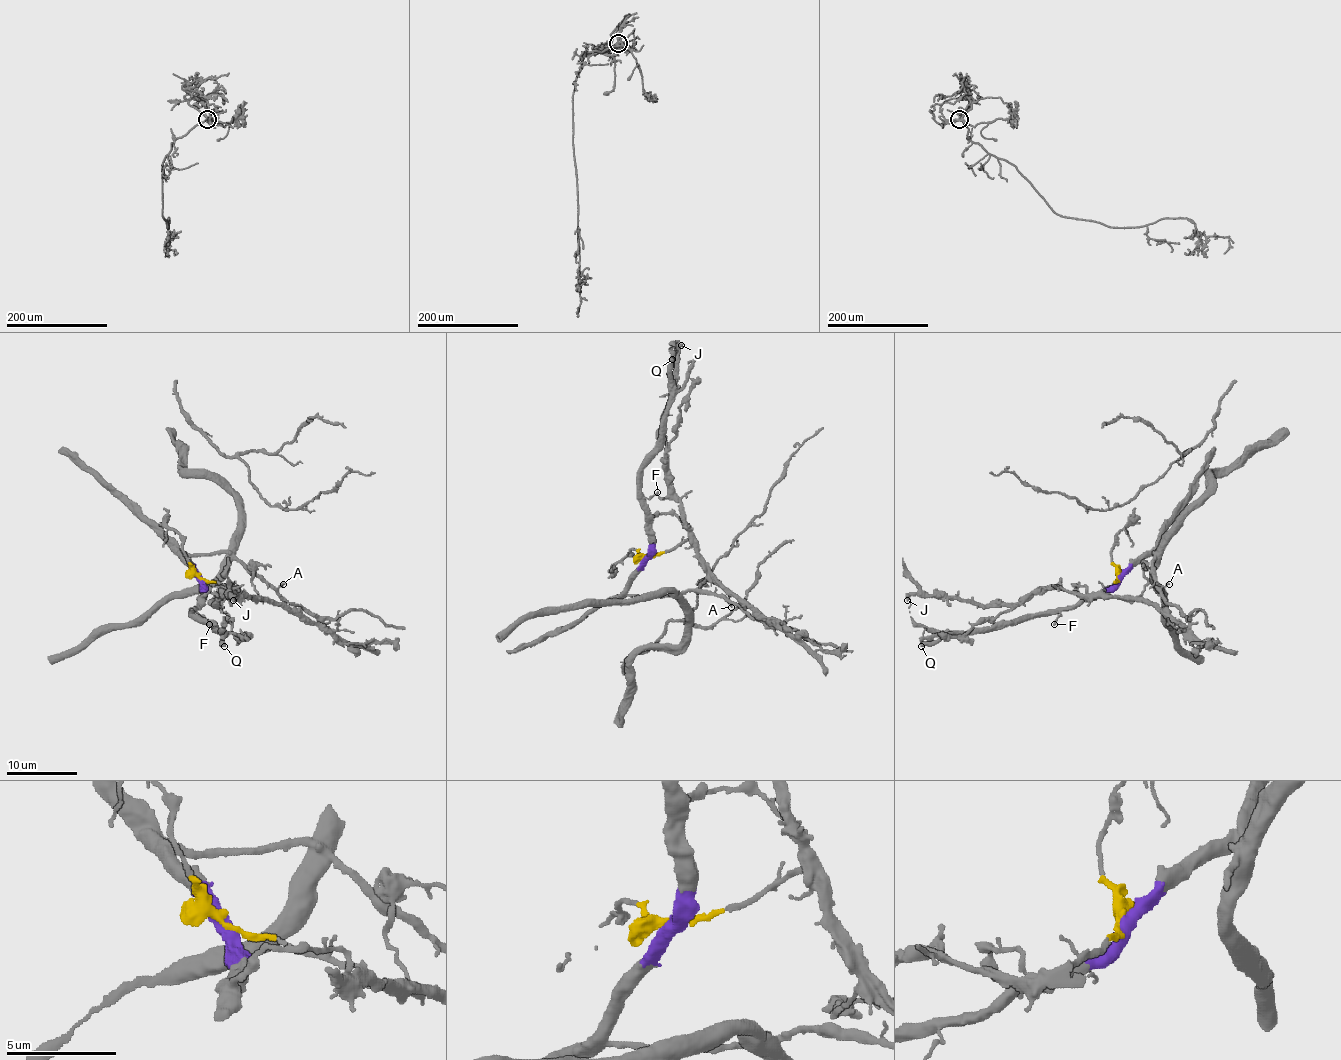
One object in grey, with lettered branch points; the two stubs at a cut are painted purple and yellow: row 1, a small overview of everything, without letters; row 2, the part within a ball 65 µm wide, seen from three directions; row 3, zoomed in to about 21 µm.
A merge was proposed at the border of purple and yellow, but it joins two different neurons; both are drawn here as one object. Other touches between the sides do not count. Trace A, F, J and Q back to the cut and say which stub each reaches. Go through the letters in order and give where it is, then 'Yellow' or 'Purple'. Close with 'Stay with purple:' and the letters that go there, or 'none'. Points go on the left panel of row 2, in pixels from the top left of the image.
A: Place: (283, 584). Purple
F: Place: (209, 624). Purple
J: Place: (233, 600). Yellow
Q: Place: (224, 646). Purple
Stay with purple: A, F, Q

